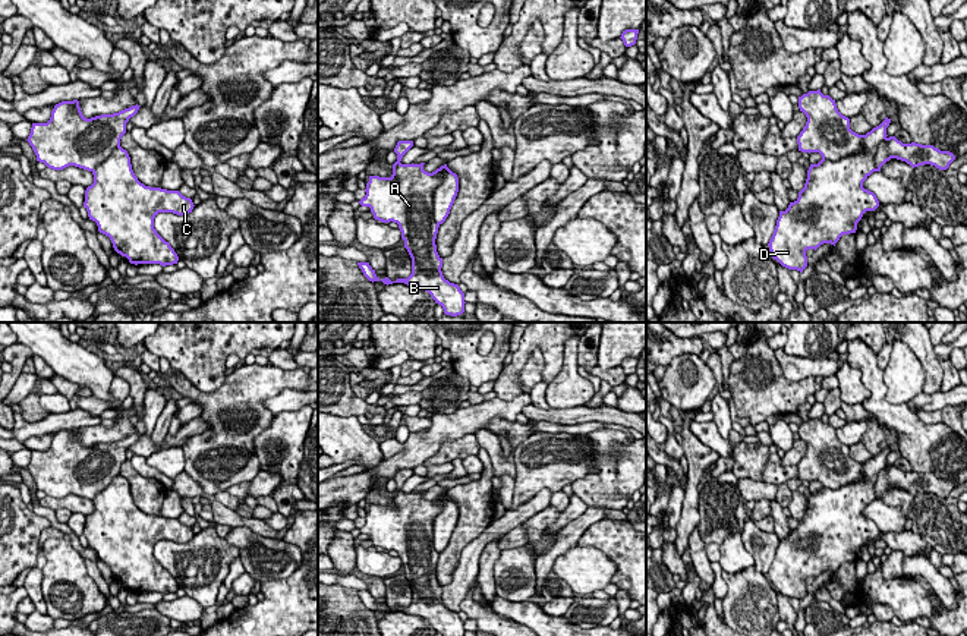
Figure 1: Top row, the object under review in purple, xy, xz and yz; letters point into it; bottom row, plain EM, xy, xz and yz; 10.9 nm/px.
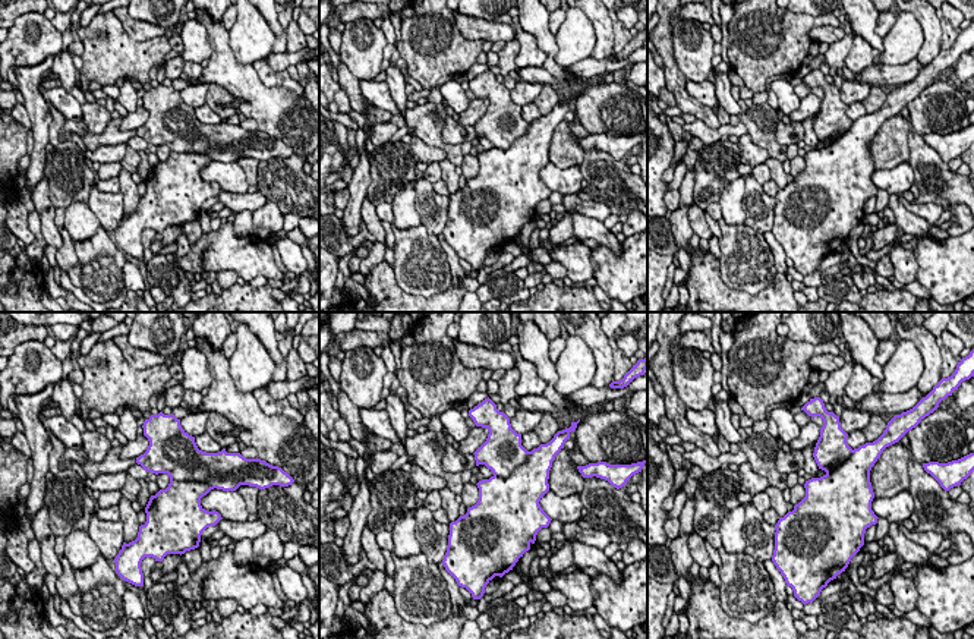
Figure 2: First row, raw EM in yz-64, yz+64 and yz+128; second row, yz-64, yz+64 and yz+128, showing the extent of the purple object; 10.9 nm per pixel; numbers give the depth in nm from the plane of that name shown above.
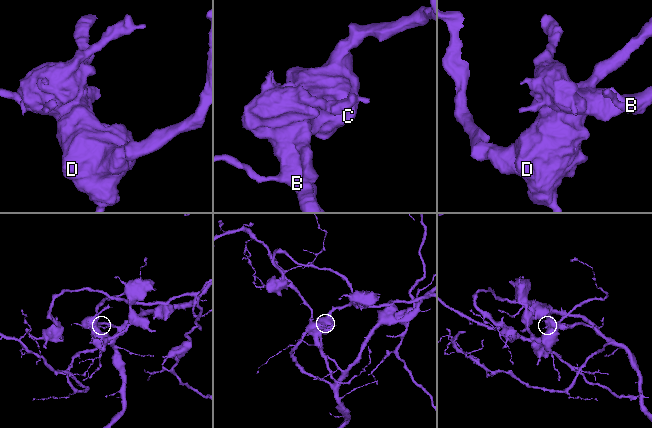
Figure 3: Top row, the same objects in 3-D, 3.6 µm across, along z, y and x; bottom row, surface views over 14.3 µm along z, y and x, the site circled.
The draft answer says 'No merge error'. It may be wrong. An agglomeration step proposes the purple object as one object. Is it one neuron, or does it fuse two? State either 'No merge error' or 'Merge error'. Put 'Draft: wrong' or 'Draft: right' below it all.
No merge error
Draft: right

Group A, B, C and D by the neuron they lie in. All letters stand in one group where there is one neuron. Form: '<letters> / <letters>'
A B C D

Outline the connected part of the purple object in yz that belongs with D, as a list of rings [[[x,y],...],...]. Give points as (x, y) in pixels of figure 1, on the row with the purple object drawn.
[[[820,89],[799,97],[799,108],[807,117],[797,136],[799,151],[819,152],[822,160],[810,164],[799,198],[779,211],[774,234],[768,243],[771,256],[788,270],[803,273],[807,249],[835,243],[842,234],[856,233],[866,211],[879,207],[876,195],[863,182],[891,158],[905,161],[913,169],[925,164],[946,170],[955,160],[949,151],[933,145],[903,144],[886,135],[891,119],[866,135],[850,129],[829,95]]]

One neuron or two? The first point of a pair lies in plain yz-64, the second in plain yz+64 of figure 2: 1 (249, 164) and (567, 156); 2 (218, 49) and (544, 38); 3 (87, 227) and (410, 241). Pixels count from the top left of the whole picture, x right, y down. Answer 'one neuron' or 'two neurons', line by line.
1: one neuron
2: one neuron
3: two neurons

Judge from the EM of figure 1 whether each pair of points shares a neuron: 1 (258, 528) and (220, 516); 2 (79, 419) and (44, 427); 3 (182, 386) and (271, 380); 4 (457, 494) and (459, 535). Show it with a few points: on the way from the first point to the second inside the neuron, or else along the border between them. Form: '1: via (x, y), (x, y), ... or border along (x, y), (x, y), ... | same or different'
1: via (249, 523), (229, 518) | same
2: via (71, 419), (53, 424) | same
3: via (204, 399), (235, 399), (249, 384) | same
4: via (466, 504), (466, 525) | same

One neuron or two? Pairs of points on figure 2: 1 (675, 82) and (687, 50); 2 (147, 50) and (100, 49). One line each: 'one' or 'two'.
1: two
2: one

